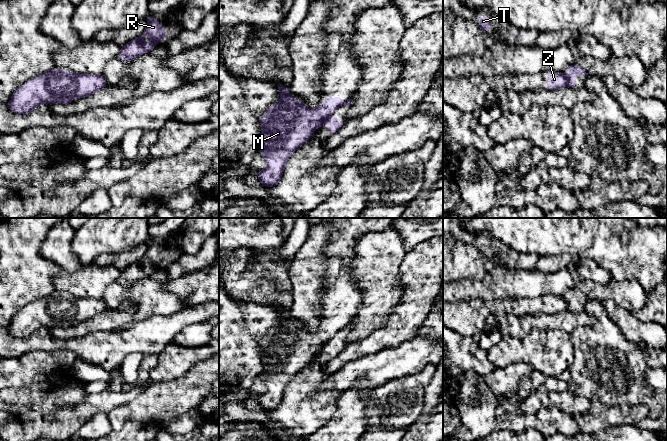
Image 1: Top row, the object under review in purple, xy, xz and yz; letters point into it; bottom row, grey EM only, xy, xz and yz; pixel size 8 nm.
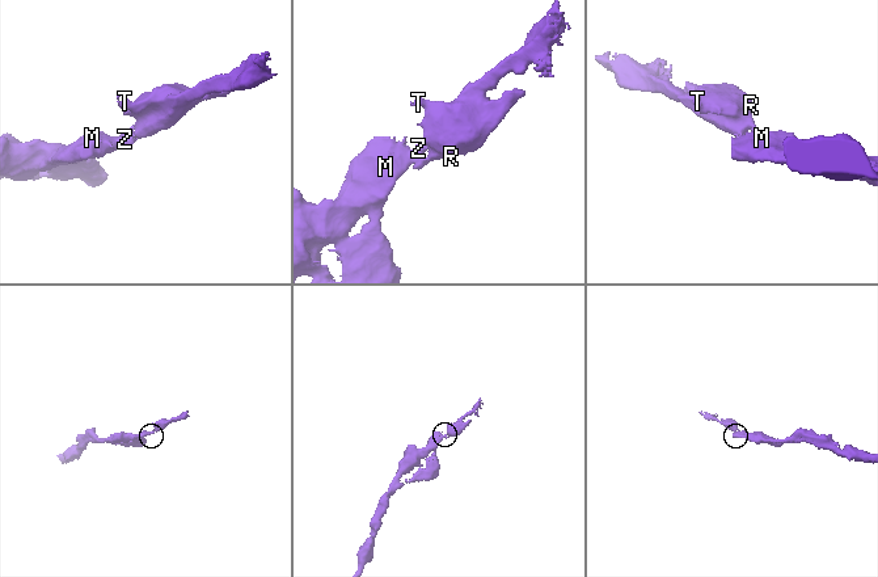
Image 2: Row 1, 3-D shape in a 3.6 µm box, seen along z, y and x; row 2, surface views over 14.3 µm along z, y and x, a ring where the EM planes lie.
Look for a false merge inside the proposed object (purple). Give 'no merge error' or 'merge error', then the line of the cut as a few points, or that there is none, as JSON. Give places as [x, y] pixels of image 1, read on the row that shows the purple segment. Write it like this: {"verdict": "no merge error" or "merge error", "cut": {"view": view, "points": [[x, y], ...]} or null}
{"verdict": "merge error", "cut": {"view": "xz", "points": [[328, 116], [321, 123]]}}

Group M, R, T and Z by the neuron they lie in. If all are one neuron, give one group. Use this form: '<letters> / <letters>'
M Z / R T

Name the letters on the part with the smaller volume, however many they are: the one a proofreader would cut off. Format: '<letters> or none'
R, T

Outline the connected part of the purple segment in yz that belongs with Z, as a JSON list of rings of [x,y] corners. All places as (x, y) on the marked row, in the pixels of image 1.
[[[547,72],[547,86],[548,90],[557,90],[567,87],[566,77],[559,72]]]

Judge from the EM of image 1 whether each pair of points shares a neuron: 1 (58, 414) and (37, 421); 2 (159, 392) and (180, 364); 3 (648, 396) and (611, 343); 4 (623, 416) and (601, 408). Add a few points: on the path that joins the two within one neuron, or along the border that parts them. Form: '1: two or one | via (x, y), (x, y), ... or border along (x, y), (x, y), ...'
1: one | via (53, 419), (51, 421), (42, 421)
2: two | border along (189, 369), (182, 377), (162, 382), (151, 382)
3: one | via (634, 383), (611, 363), (611, 357)
4: one | via (618, 415), (608, 415), (606, 413)

